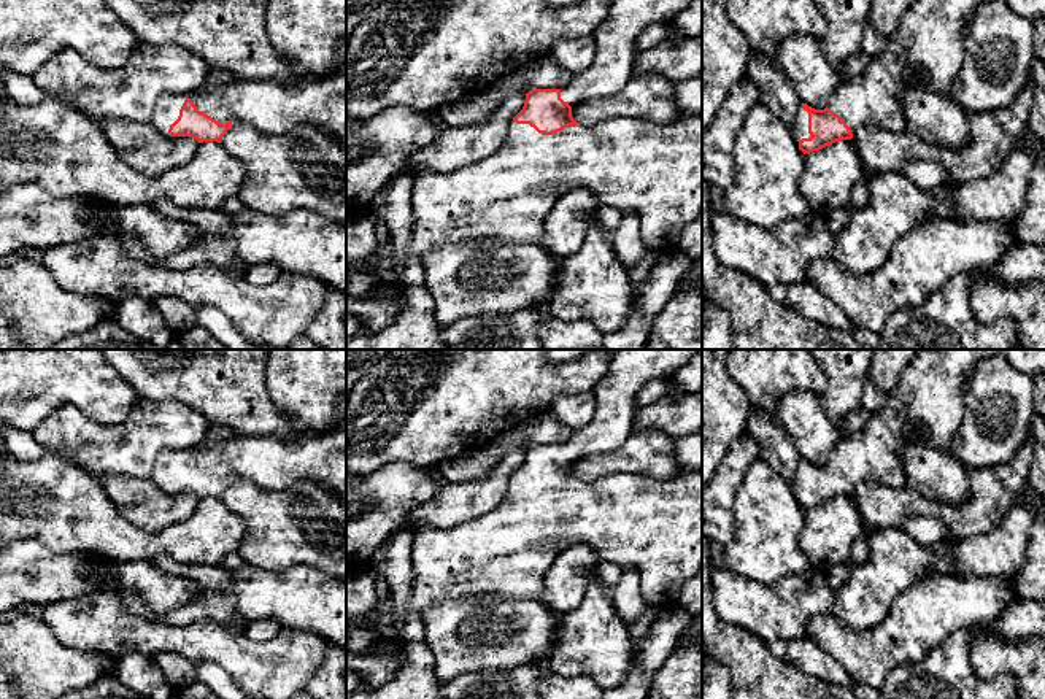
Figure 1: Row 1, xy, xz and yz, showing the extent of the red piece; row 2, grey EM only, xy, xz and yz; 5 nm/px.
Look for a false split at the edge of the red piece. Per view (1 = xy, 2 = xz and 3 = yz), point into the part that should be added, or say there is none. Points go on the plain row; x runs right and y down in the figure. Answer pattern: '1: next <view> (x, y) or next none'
1: next xy (270, 463)
2: next xz (653, 526)
3: next yz (929, 401)

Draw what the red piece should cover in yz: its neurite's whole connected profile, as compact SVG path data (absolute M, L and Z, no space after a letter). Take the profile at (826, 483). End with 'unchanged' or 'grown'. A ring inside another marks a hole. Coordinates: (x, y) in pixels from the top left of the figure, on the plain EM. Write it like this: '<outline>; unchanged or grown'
M916 350L904 369L899 386L886 405L872 413L867 426L839 438L829 461L815 465L799 461L792 492L804 510L819 507L835 497L851 496L862 483L880 483L889 488L908 488L899 453L908 437L923 437L929 445L950 450L954 432L964 415L964 381L981 361L1005 359L1023 373L1045 373L1045 350Z; grown

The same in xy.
M346 429L286 442L278 437L238 435L226 442L200 442L187 448L160 450L151 480L165 492L192 492L199 499L218 497L233 477L253 481L267 491L283 491L294 483L316 481L334 492L346 512Z; grown

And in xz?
M608 350L610 364L608 364L607 373L599 381L599 384L591 391L592 399L594 399L594 410L592 410L592 419L586 427L573 431L570 438L564 442L562 445L529 446L526 450L522 465L513 473L505 496L492 510L481 513L478 516L473 516L467 521L457 523L453 527L446 527L446 529L434 527L430 524L422 524L413 529L411 542L410 542L410 558L411 558L411 572L413 572L411 599L410 599L407 612L400 618L394 615L394 604L391 599L389 585L367 561L364 569L373 573L375 585L376 585L376 596L381 599L378 626L376 626L376 632L380 634L380 637L399 635L403 642L422 640L424 626L422 626L421 616L424 610L434 604L448 602L451 599L459 599L459 597L467 597L467 596L499 596L499 597L510 597L510 599L540 601L543 589L545 589L546 570L551 567L551 564L556 561L556 558L562 551L569 550L570 546L576 543L584 543L594 548L602 559L615 562L624 570L629 570L629 569L635 570L640 577L640 593L645 602L654 604L661 608L675 605L675 596L678 594L681 586L702 570L702 470L684 472L680 477L675 477L670 480L656 480L653 477L646 477L642 473L611 473L607 477L600 477L592 483L584 483L573 475L572 464L578 459L583 459L588 456L599 456L599 454L615 451L616 448L619 448L629 438L632 427L634 427L634 418L637 413L635 397L637 397L638 389L646 381L651 381L654 378L669 380L680 365L686 364L699 351L700 350Z; grown

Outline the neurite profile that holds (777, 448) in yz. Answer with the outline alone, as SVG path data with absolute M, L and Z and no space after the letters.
M751 407L746 434L758 442L767 464L792 486L800 456L794 450L777 413Z

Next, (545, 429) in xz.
M543 413L503 431L483 448L451 458L438 464L443 481L473 483L491 475L503 456L532 445L562 445L573 431L554 415Z

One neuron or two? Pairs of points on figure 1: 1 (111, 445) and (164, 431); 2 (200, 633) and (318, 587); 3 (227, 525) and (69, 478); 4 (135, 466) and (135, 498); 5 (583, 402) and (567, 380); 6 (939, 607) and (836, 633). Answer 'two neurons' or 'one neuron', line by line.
1: one neuron
2: two neurons
3: one neuron
4: two neurons
5: two neurons
6: one neuron

